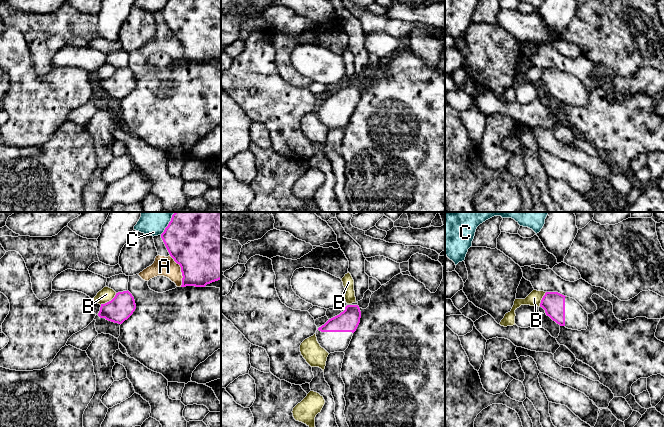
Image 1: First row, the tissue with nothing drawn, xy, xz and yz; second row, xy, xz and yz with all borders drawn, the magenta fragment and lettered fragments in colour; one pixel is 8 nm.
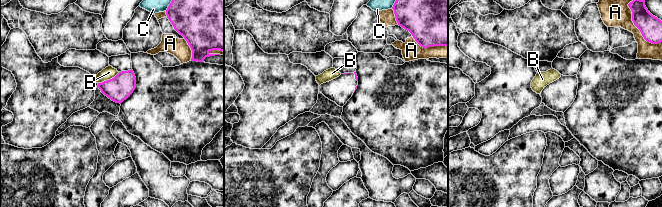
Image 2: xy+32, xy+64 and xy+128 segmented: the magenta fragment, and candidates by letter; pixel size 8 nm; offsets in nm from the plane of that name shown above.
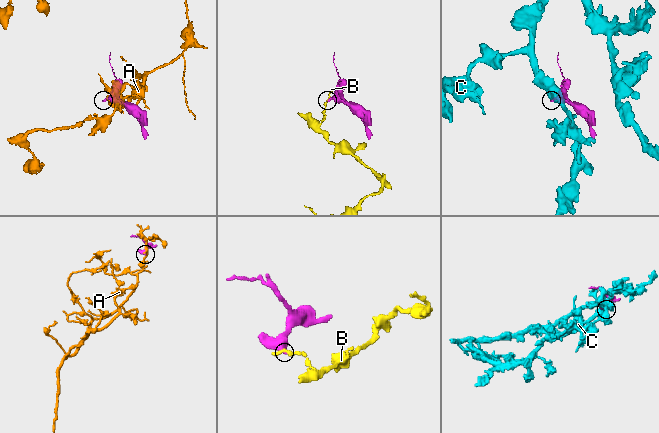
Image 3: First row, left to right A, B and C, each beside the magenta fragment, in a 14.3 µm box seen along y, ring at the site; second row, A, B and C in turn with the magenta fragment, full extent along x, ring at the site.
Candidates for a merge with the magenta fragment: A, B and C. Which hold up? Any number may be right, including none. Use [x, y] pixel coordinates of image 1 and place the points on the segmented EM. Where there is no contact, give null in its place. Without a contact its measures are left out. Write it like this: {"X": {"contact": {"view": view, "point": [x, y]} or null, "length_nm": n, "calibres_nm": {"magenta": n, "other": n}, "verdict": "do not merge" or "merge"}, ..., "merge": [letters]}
{"A": {"contact": {"view": "xy", "point": [181, 271]}, "length_nm": 280, "calibres_nm": {"magenta": 480, "other": 160}, "verdict": "do not merge"}, "B": {"contact": {"view": "xy", "point": [109, 301]}, "length_nm": 160, "calibres_nm": {"magenta": 200, "other": 110}, "verdict": "do not merge"}, "C": {"contact": {"view": "xy", "point": [169, 223]}, "length_nm": 220, "calibres_nm": {"magenta": 500, "other": 240}, "verdict": "do not merge"}, "merge": []}

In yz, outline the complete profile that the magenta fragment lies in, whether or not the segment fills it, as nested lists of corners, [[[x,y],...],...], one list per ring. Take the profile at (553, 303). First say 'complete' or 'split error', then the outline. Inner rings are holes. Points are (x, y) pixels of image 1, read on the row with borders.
split error; [[[546,292],[540,307],[545,310],[547,316],[560,326],[578,331],[587,329],[588,314],[573,298],[558,292]]]

